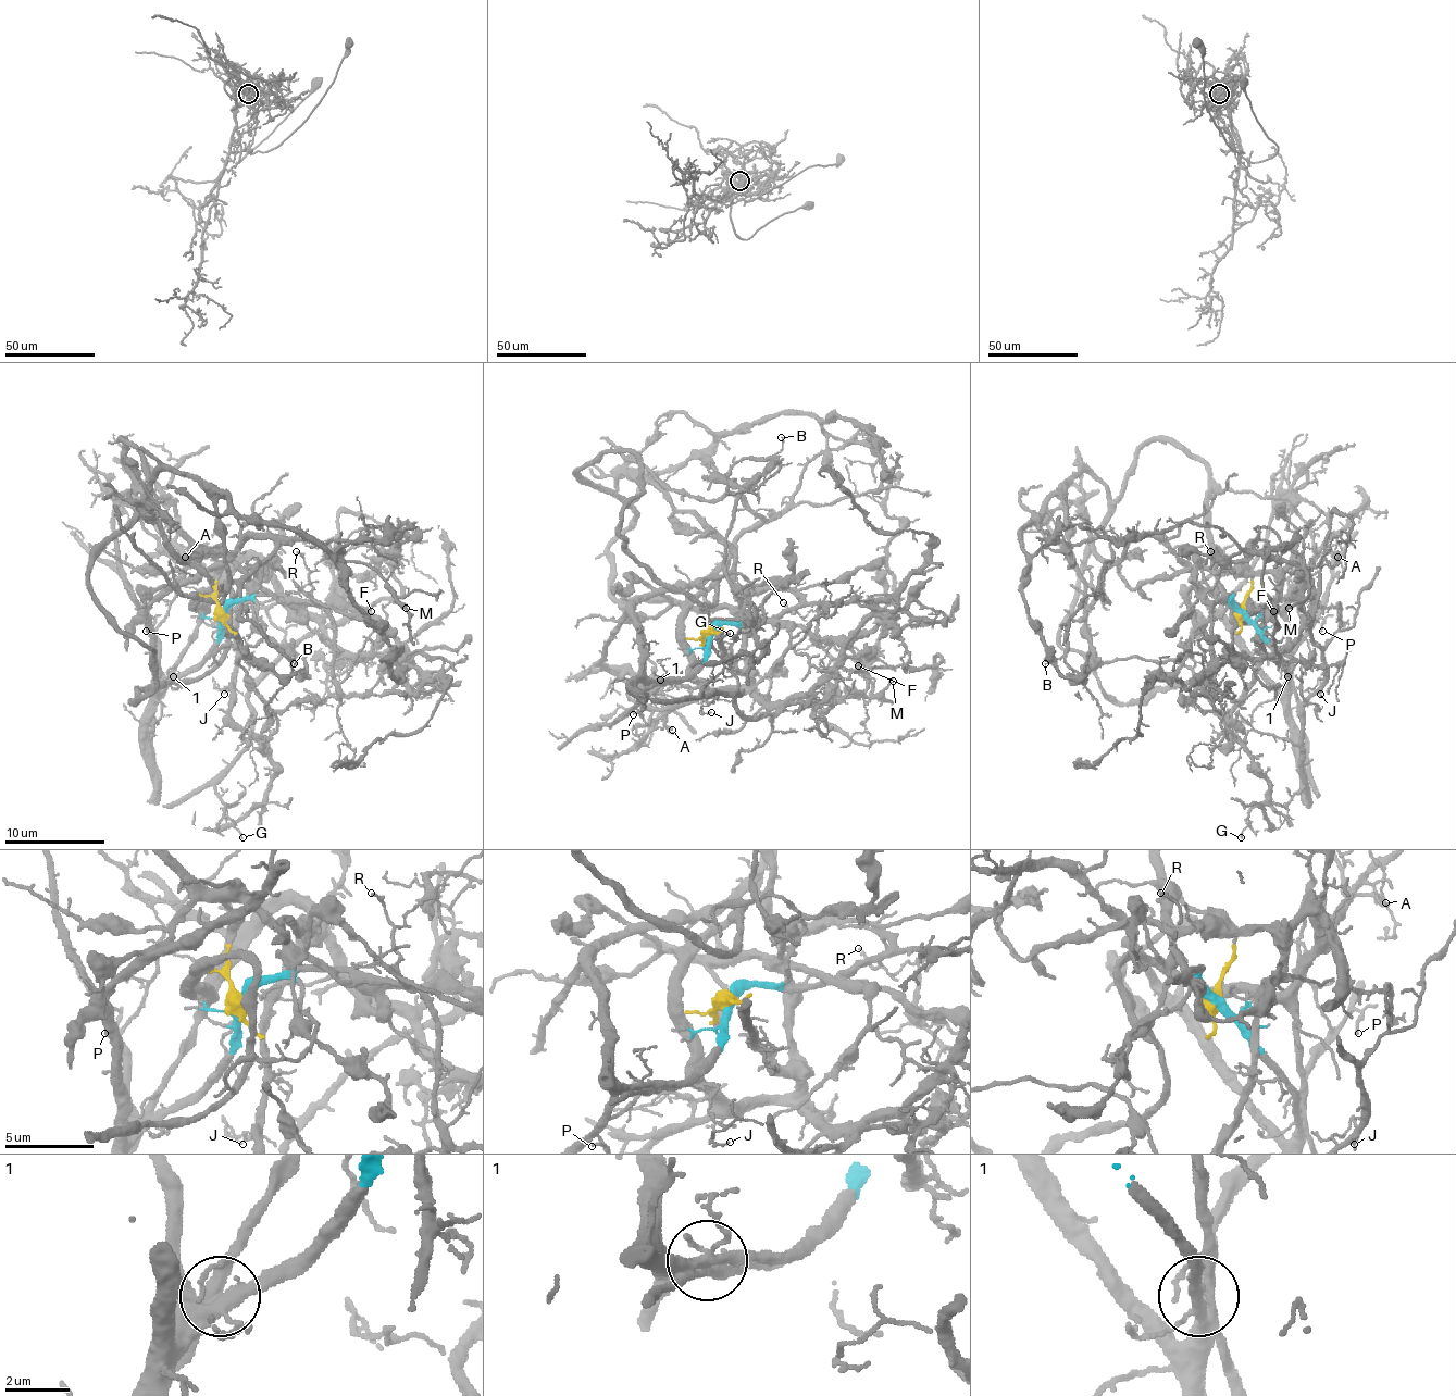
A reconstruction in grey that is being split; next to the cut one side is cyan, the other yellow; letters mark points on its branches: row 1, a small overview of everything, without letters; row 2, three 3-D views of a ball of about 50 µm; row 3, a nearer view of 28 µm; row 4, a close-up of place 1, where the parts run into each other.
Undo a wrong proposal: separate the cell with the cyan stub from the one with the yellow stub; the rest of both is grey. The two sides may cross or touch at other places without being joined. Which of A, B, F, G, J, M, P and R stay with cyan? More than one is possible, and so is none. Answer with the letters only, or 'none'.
B, G, J, M, P, R

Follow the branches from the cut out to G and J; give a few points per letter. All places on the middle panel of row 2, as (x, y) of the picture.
G: (710, 632), (710, 652), (685, 677), (635, 687), (670, 700), (697, 695), (722, 670), (712, 643), (730, 632)
J: (710, 632), (710, 652), (685, 677), (635, 687), (645, 697), (670, 700), (741, 695), (705, 705), (710, 712)

